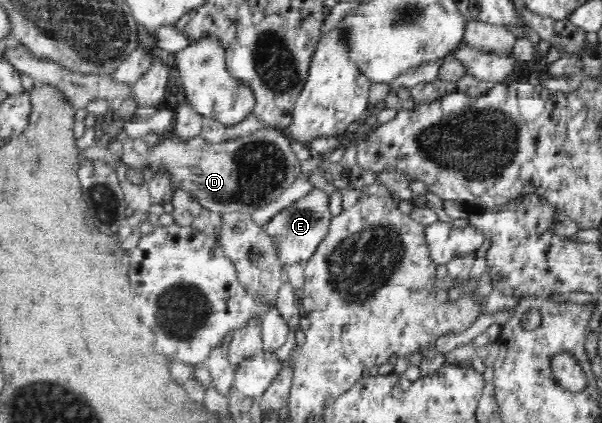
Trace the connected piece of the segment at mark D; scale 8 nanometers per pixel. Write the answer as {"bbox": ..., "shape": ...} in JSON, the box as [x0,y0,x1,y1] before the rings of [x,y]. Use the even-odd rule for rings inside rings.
{"bbox":[116,127,301,214],"shape":[[[264,127],[252,135],[242,135],[217,144],[211,144],[201,135],[191,138],[181,138],[176,133],[169,133],[160,137],[156,144],[148,144],[143,139],[125,139],[121,145],[123,153],[116,164],[127,169],[144,170],[150,167],[153,173],[164,172],[168,174],[173,190],[179,189],[190,196],[192,201],[212,213],[242,212],[251,214],[268,205],[276,196],[279,196],[301,174],[300,161],[296,158],[290,147],[290,138],[273,128]]]}

